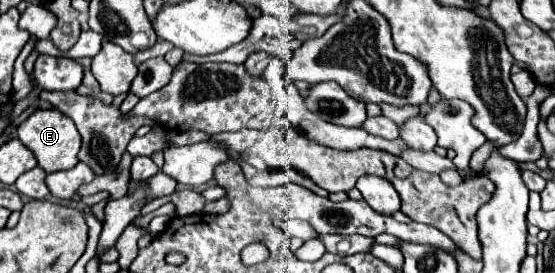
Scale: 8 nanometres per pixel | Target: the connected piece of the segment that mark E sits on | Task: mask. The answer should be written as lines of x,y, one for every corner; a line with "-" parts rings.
34,110
16,130
16,138
28,146
38,160
38,166
44,172
56,172
56,170
68,170
78,164
78,150
80,150
80,134
74,126
74,122
58,112
58,110

